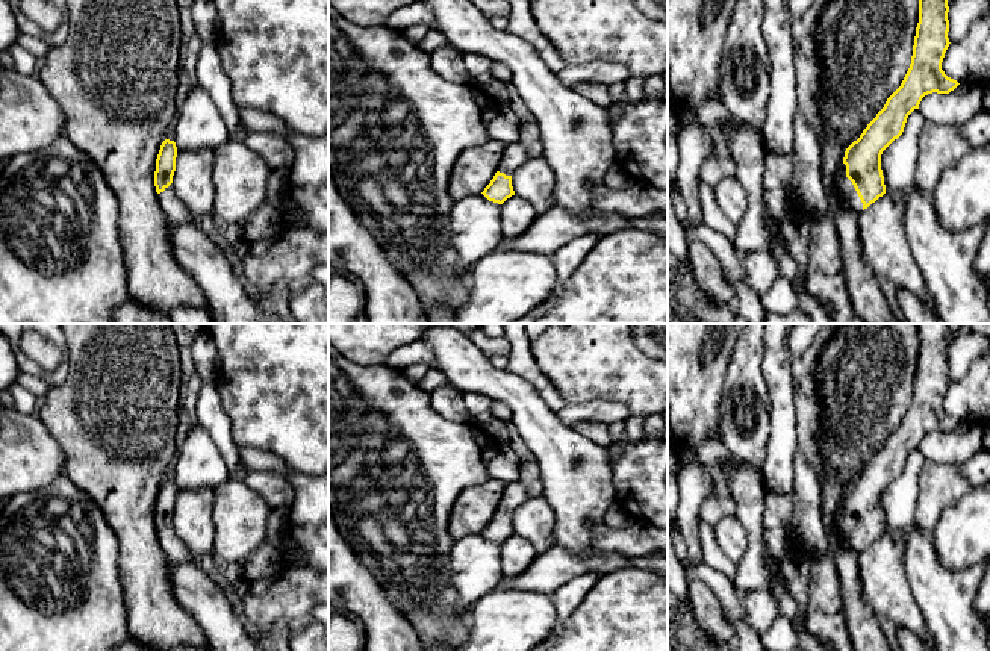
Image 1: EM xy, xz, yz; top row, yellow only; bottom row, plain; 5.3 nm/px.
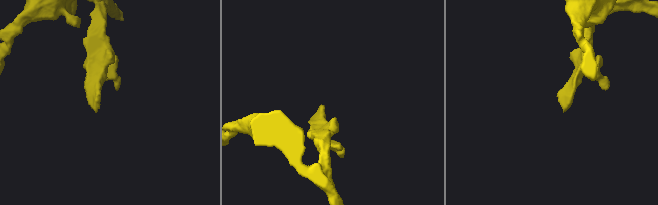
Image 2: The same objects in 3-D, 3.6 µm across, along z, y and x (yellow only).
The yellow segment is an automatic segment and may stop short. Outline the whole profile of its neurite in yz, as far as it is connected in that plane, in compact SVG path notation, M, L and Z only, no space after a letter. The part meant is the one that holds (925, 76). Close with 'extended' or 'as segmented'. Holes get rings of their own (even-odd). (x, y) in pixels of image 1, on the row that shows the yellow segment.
M919 0L910 68L901 86L845 151L836 189L845 206L857 215L886 194L881 154L902 135L908 115L919 109L925 95L949 94L960 85L942 70L951 44L948 12L948 0Z; extended

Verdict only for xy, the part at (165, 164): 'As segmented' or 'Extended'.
Extended

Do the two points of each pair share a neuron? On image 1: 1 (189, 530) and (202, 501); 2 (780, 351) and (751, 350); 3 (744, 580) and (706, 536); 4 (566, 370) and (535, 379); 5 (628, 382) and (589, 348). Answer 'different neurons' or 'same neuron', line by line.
1: same neuron
2: different neurons
3: different neurons
4: different neurons
5: same neuron

